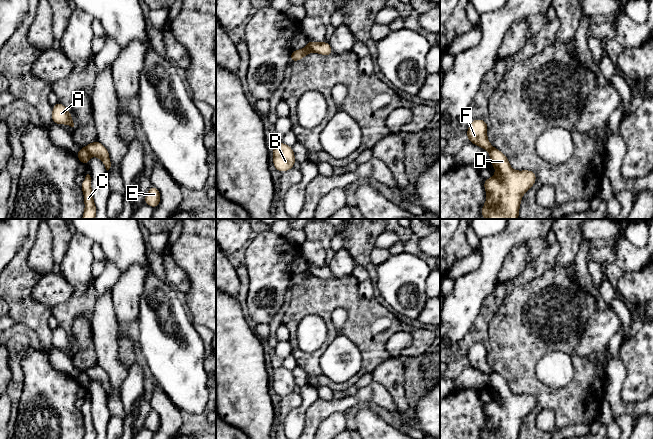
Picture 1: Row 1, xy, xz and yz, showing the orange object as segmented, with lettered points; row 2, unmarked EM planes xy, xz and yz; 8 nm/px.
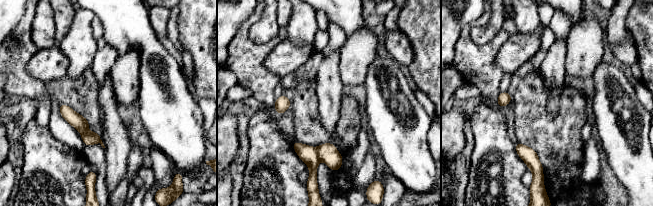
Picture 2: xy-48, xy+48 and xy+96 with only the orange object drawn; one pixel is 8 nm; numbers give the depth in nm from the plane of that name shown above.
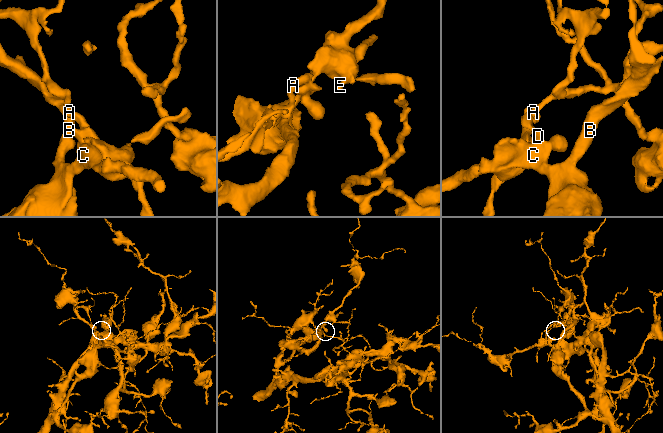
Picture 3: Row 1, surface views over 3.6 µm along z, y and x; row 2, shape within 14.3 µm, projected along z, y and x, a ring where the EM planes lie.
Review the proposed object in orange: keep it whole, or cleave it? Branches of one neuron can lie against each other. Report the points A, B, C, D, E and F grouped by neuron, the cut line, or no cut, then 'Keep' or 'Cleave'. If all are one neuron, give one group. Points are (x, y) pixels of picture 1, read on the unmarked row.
Groups: A F / B C D E. Split along xy (84, 371), (90, 378). Cleave

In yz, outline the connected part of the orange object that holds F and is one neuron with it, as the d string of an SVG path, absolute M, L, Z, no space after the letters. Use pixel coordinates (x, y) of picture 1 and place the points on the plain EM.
M475 343L470 347L466 358L469 366L472 366L483 373L490 375L494 371L487 363L487 352L487 346L482 343Z

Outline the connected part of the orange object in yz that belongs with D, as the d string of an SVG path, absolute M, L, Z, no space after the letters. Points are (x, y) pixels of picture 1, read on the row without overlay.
M496 372L490 374L489 378L496 397L484 404L487 423L481 438L519 439L522 420L535 408L536 397L530 394L513 394L506 379Z

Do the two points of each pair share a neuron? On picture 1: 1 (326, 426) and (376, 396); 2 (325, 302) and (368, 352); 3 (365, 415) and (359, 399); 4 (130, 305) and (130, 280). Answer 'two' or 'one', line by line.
1: two
2: one
3: two
4: one

